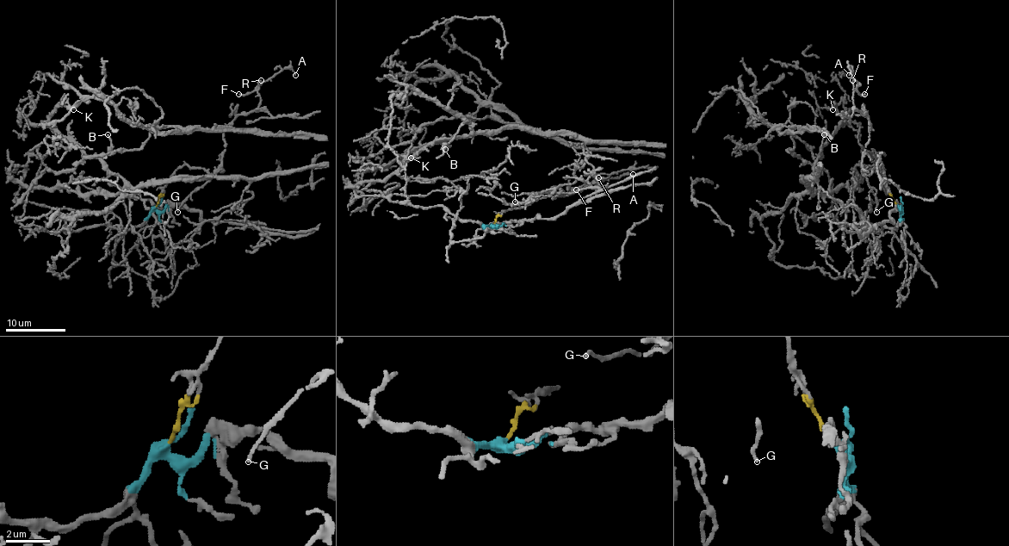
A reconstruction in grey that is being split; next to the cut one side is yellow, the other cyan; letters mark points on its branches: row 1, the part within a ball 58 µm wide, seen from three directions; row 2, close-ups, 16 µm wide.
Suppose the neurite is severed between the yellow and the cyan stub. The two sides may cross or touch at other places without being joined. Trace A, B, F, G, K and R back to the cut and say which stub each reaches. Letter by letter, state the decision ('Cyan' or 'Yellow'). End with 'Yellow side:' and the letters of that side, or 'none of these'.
A: Yellow
B: Cyan
F: Yellow
G: Yellow
K: Cyan
R: Yellow
Yellow side: A, F, G, R

